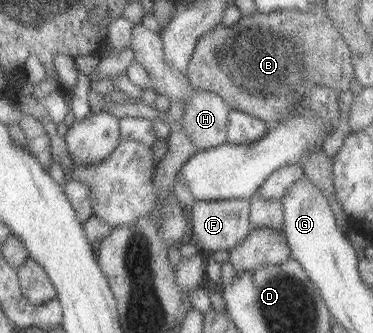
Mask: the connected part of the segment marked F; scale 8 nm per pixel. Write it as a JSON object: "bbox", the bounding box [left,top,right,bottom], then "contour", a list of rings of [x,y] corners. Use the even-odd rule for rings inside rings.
{"bbox":[187,199,250,253],"contour":[[[229,199],[219,201],[194,201],[187,212],[187,220],[191,225],[191,240],[195,246],[205,253],[229,251],[233,245],[250,231],[248,224],[249,199]]]}

